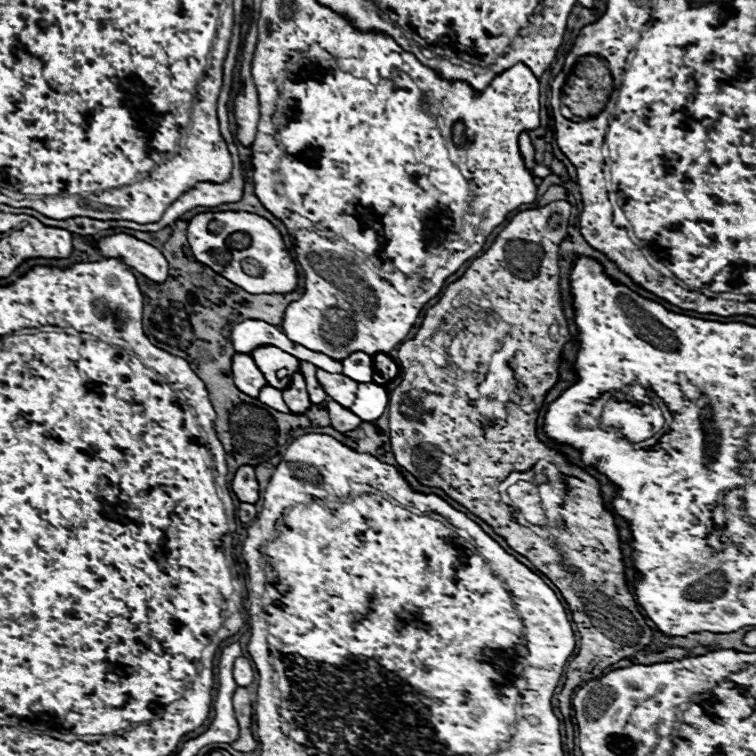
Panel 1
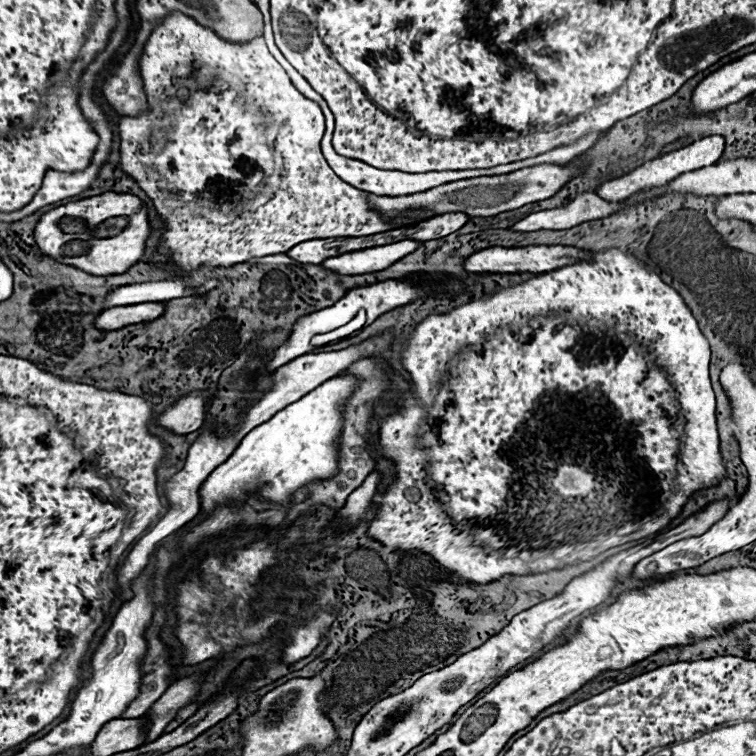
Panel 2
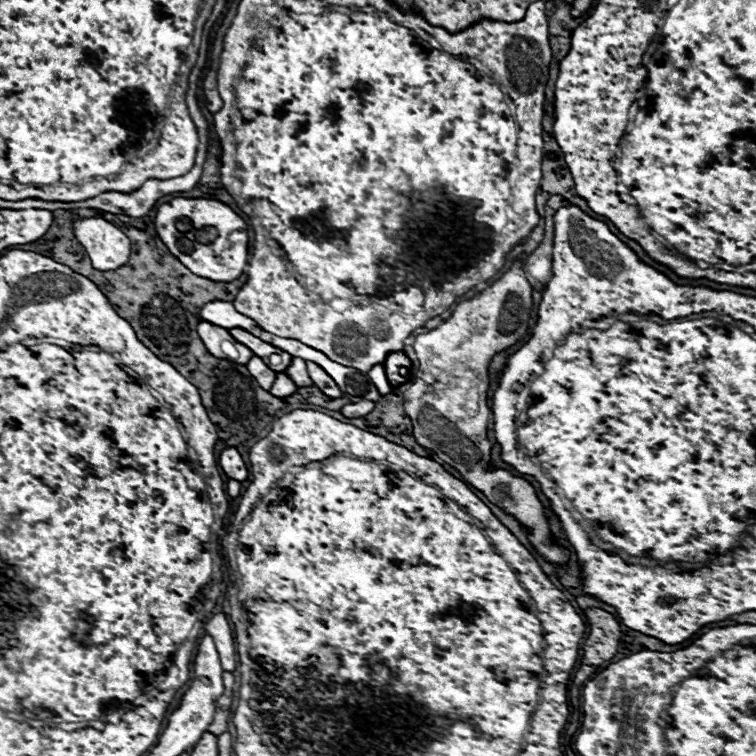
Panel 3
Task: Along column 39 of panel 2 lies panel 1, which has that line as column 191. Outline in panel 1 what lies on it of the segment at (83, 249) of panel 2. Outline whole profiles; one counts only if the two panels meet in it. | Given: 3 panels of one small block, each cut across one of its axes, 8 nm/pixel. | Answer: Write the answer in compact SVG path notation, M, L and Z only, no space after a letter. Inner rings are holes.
M206 212L206 214L198 214L190 220L188 226L188 244L194 252L194 258L202 264L206 264L208 268L212 268L214 272L218 272L220 276L224 276L226 280L230 280L232 284L240 286L242 290L250 292L250 294L290 294L298 288L298 270L296 270L296 262L292 258L292 254L288 252L282 234L276 226L272 226L270 220L258 216L258 214L250 214L250 212ZM234 232L242 232L250 236L250 246L244 250L232 250L228 248L226 240L234 234ZM244 258L254 258L262 264L264 268L264 276L260 278L252 278L242 270L242 260Z

